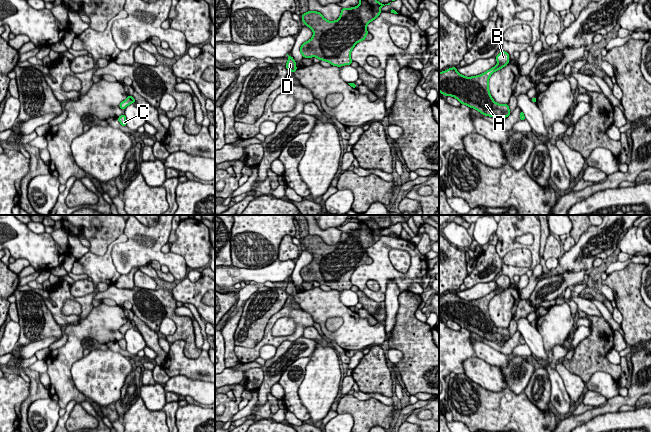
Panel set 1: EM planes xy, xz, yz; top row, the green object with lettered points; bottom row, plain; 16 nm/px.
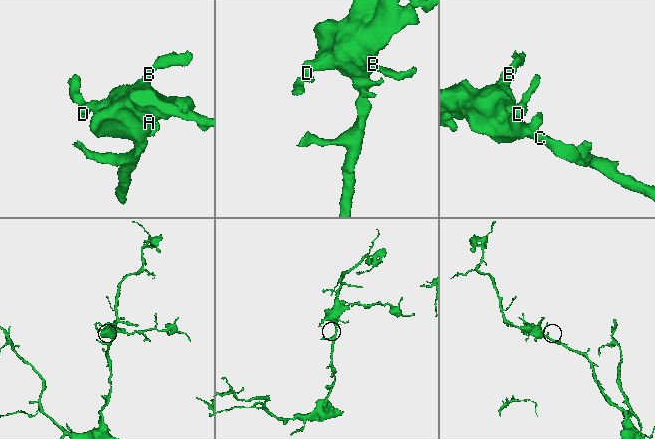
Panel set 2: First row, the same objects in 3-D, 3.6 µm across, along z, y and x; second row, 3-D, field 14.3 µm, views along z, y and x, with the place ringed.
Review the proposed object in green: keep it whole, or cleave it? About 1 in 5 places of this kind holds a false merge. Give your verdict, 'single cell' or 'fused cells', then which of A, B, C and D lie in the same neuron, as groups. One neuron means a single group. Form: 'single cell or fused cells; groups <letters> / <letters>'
single cell; groups A B C D

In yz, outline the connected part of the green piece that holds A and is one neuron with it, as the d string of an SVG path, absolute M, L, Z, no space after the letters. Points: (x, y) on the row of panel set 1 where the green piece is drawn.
M501 51L496 57L497 65L483 74L466 77L457 72L457 67L439 72L439 92L446 97L452 96L461 104L474 108L485 116L507 118L510 115L508 104L496 103L489 91L489 78L497 70L509 63L509 54Z

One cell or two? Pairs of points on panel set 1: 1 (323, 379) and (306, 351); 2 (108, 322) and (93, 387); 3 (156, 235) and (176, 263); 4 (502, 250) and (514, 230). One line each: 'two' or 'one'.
1: two
2: two
3: one
4: one

